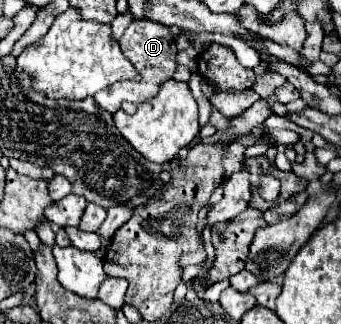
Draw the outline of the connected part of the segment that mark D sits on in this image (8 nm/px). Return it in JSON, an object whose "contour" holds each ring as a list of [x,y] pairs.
{"contour":[[[134,20],[124,36],[118,40],[120,42],[120,48],[124,52],[126,58],[130,58],[130,62],[136,66],[136,70],[140,72],[140,80],[138,82],[116,82],[112,84],[110,88],[104,88],[100,92],[94,94],[94,100],[96,104],[102,108],[102,110],[108,110],[110,114],[114,114],[122,102],[132,102],[132,104],[140,104],[152,96],[158,94],[158,88],[162,82],[170,80],[176,72],[176,40],[170,32],[168,26],[162,26],[158,22],[152,22],[152,20]]]}

